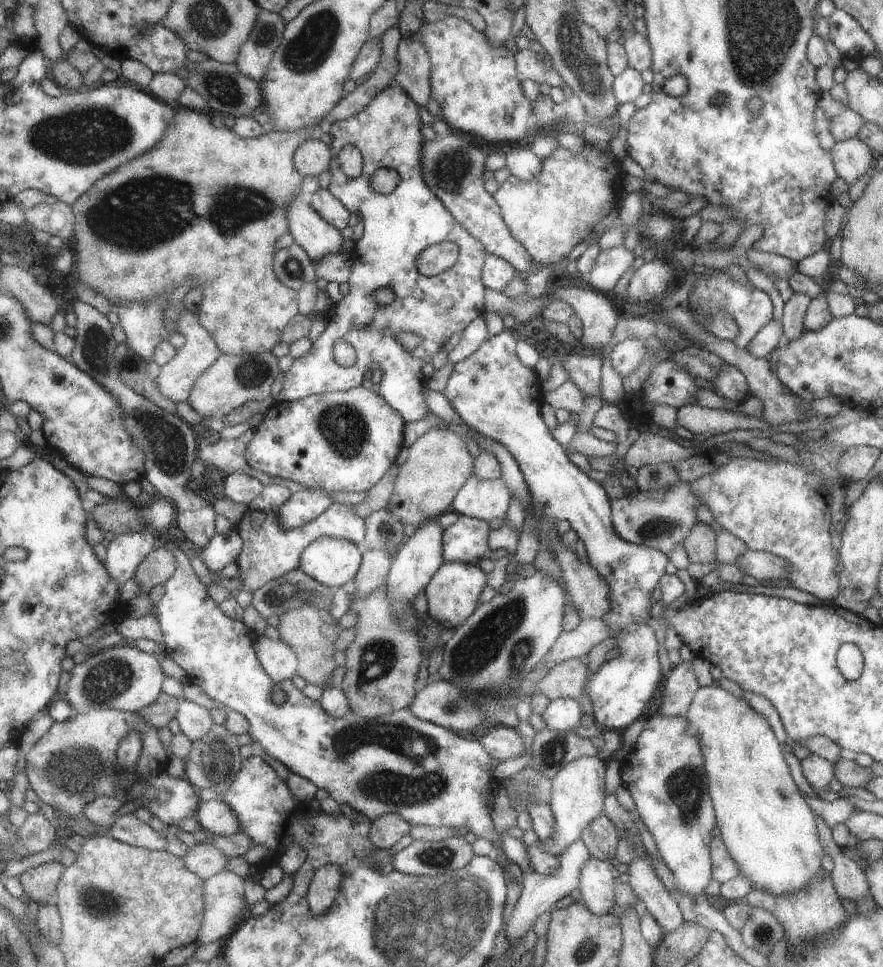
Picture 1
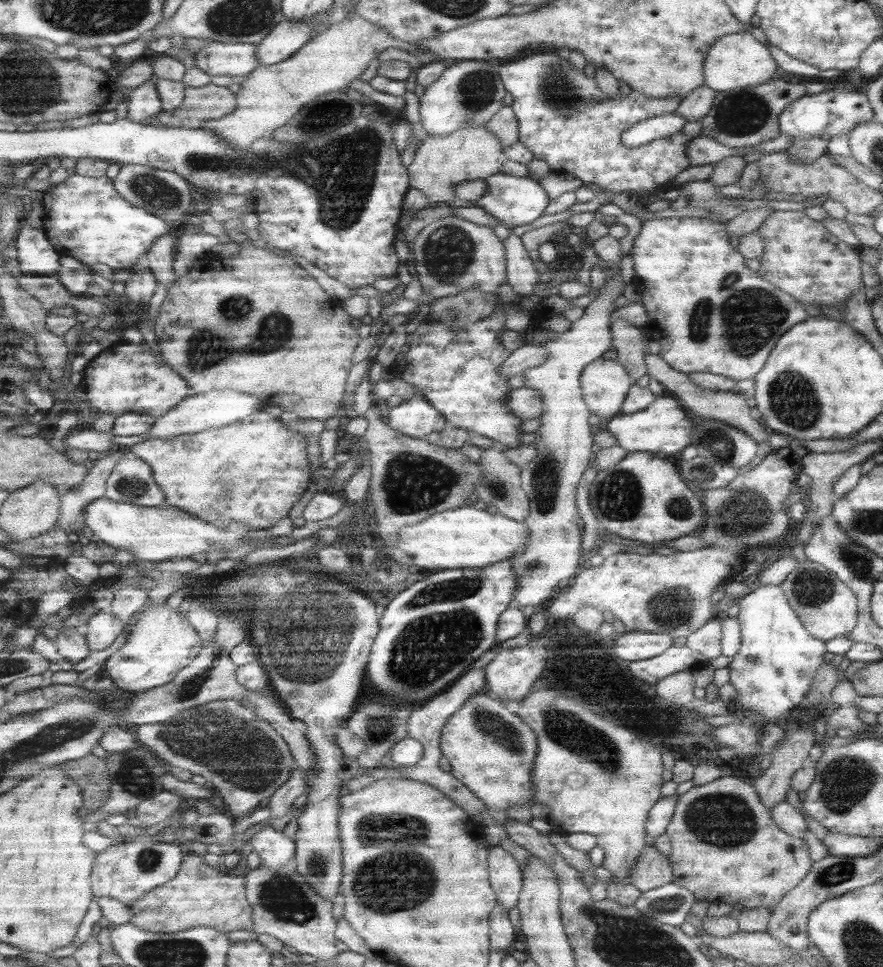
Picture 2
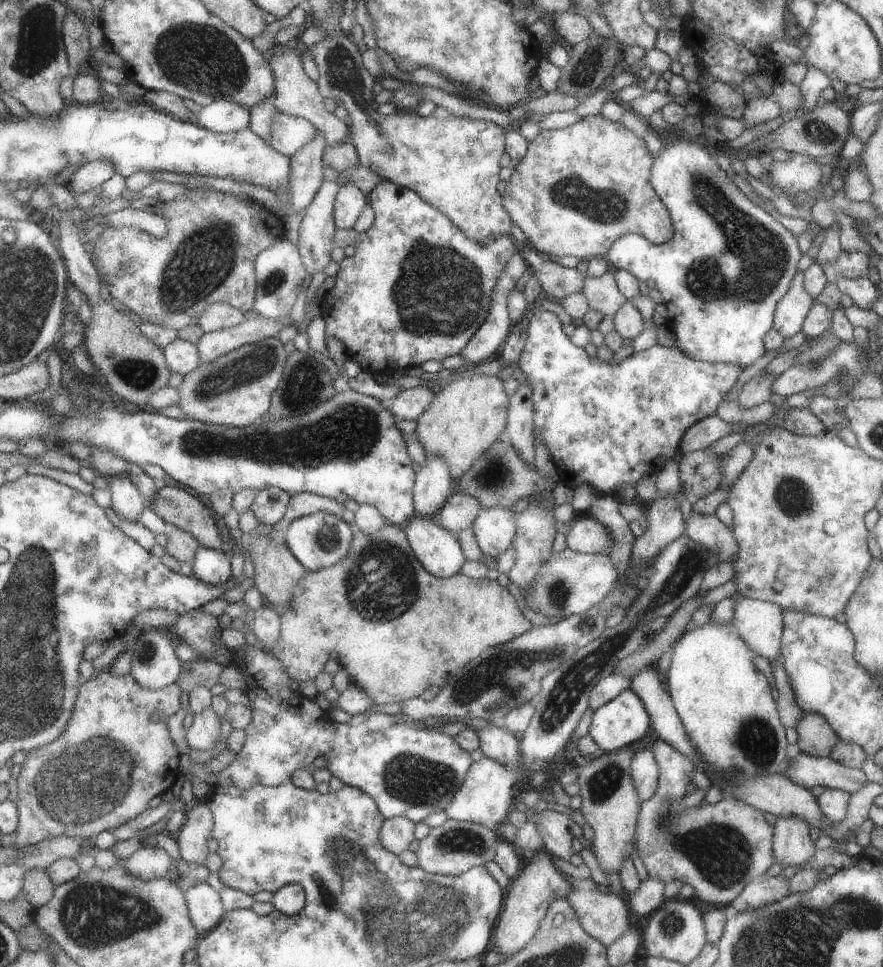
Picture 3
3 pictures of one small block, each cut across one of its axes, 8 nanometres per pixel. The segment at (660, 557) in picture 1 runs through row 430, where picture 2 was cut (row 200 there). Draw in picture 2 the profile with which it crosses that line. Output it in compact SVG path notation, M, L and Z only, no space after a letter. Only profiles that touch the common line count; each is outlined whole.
M498 173L483 180L483 184L485 184L485 193L473 206L485 210L487 214L496 218L498 223L506 228L533 222L535 218L543 214L545 208L551 202L538 182L533 182L527 177L515 178Z

